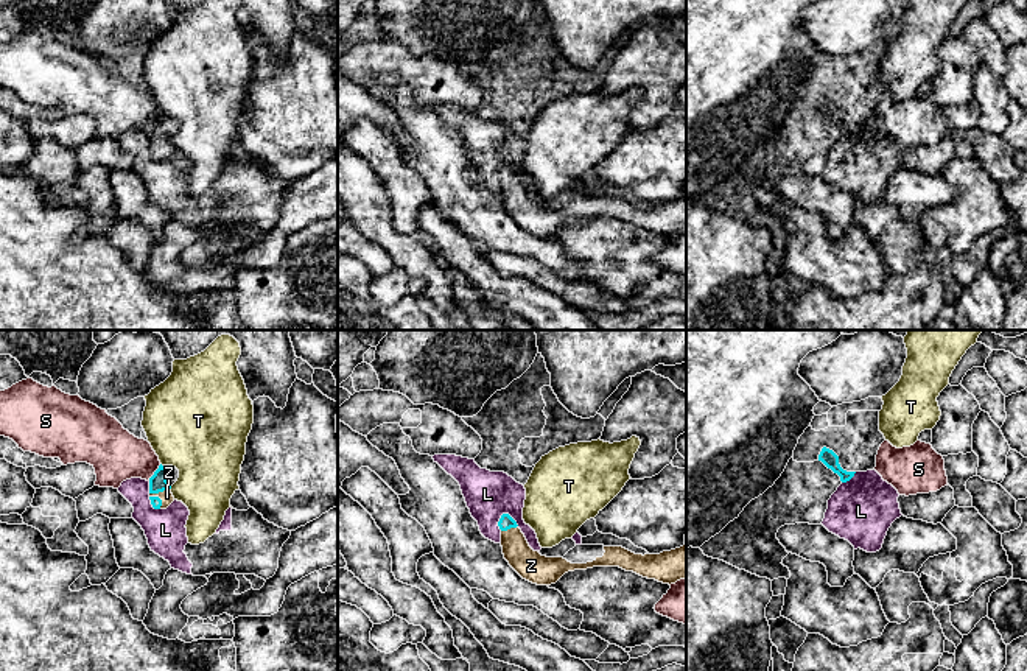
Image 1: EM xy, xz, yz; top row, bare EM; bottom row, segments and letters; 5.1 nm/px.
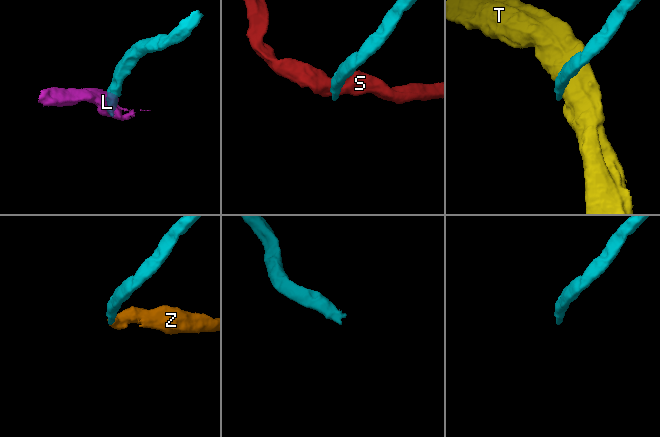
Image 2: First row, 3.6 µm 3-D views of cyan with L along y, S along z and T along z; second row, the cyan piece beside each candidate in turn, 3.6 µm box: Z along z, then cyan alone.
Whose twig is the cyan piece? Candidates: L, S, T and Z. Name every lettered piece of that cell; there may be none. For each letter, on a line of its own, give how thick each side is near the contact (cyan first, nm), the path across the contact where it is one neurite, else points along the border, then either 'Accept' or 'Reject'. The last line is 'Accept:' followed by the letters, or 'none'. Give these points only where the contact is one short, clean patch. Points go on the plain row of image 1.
L: Thickness 80 nm (cyan) against 240 nm. Boundary: xz (497, 173), (503, 165), (508, 165), (518, 176). Reject
S: Thickness 100 nm (cyan) against 260 nm. Boundary: xy (161, 115), (148, 131). Reject
T: Thickness 100 nm (cyan) against 460 nm. Boundary: xy (161, 114), (164, 117). Reject
Z: Thickness 100 nm (cyan) against 70 nm. Path across: xy (157, 134), (157, 148), (167, 148). Accept
Accept: Z

